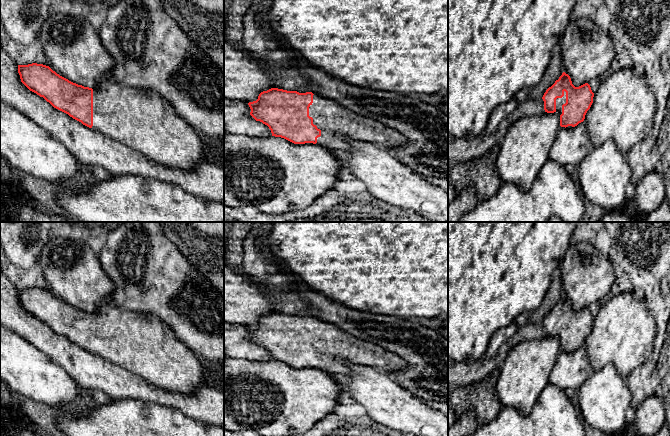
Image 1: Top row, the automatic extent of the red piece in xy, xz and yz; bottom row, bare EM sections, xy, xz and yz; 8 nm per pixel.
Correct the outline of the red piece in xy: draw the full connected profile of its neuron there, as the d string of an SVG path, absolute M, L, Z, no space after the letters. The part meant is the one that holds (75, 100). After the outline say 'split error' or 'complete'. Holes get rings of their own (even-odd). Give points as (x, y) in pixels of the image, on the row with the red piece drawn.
M37 63L18 65L18 73L30 91L43 97L54 108L155 162L190 170L205 159L198 131L155 91L126 87L108 78L100 79L97 88L84 87L60 76L49 66Z; split error

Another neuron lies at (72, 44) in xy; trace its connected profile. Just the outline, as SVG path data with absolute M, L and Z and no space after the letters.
M51 13L38 38L49 67L60 76L89 88L97 88L102 78L110 79L115 62L101 42L98 26L87 18Z

